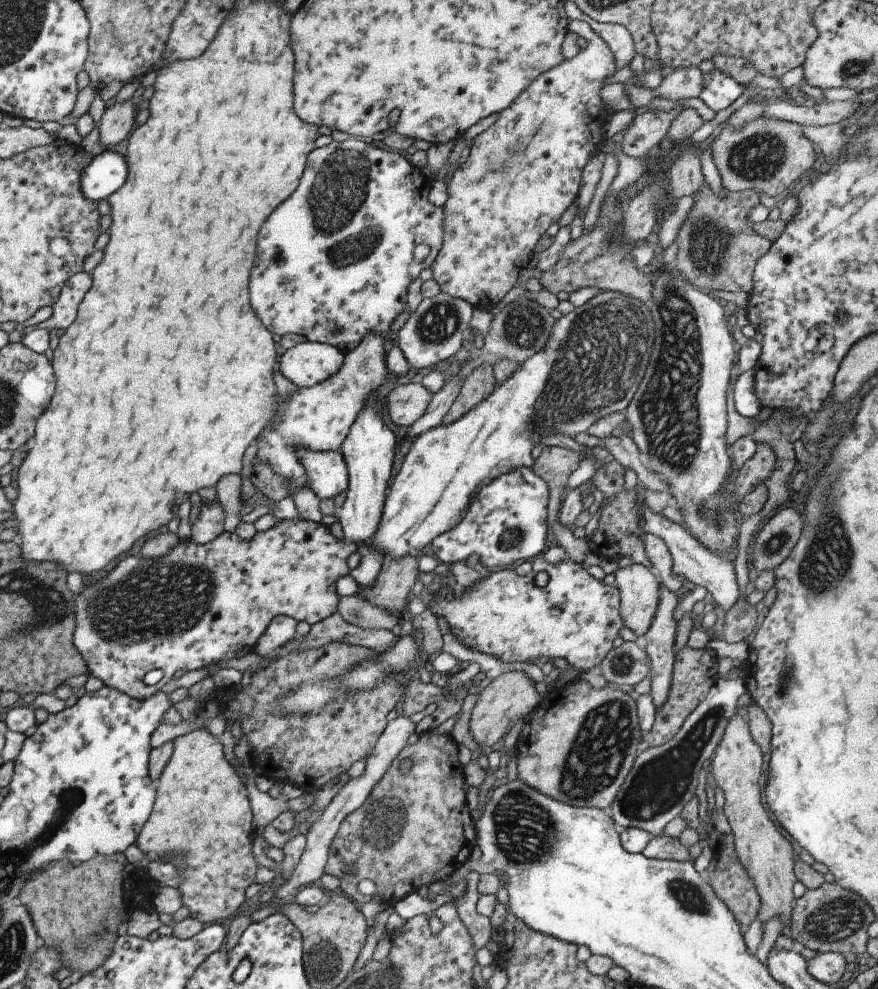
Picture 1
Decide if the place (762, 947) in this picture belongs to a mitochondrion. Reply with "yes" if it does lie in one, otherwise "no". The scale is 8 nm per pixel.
no

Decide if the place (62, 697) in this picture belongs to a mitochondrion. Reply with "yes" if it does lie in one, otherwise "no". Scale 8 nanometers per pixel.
no

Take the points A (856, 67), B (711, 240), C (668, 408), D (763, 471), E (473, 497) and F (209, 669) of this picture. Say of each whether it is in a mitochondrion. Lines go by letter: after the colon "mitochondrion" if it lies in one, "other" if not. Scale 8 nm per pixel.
A: mitochondrion
B: mitochondrion
C: mitochondrion
D: other
E: other
F: other

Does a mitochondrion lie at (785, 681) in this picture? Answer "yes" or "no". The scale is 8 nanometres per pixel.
yes

